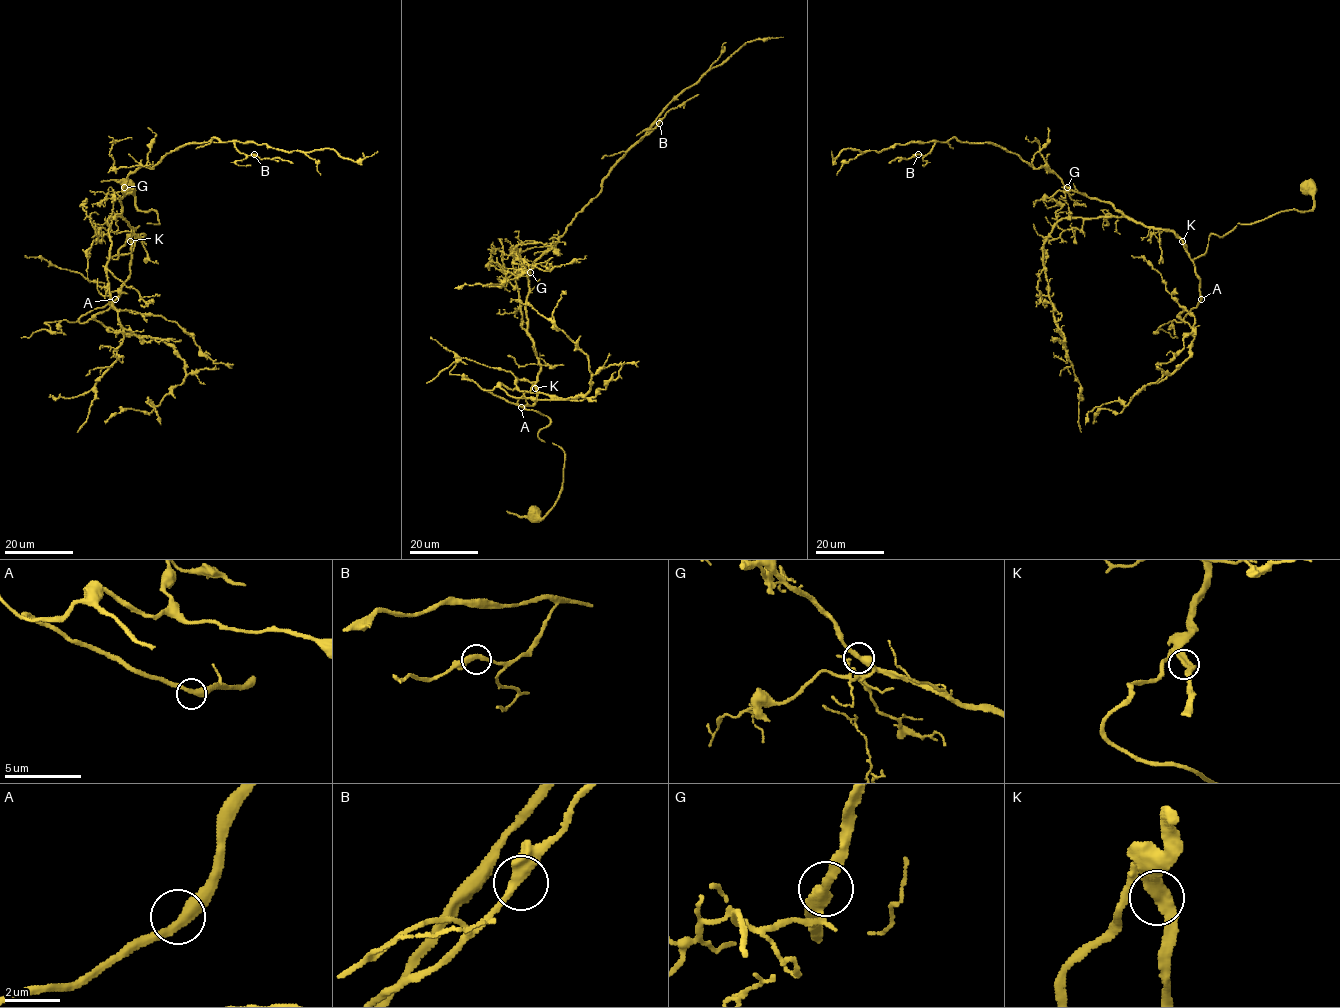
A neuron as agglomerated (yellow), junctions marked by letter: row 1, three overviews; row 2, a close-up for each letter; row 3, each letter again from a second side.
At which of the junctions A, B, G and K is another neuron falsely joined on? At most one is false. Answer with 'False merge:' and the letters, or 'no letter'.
False merge: no letter

